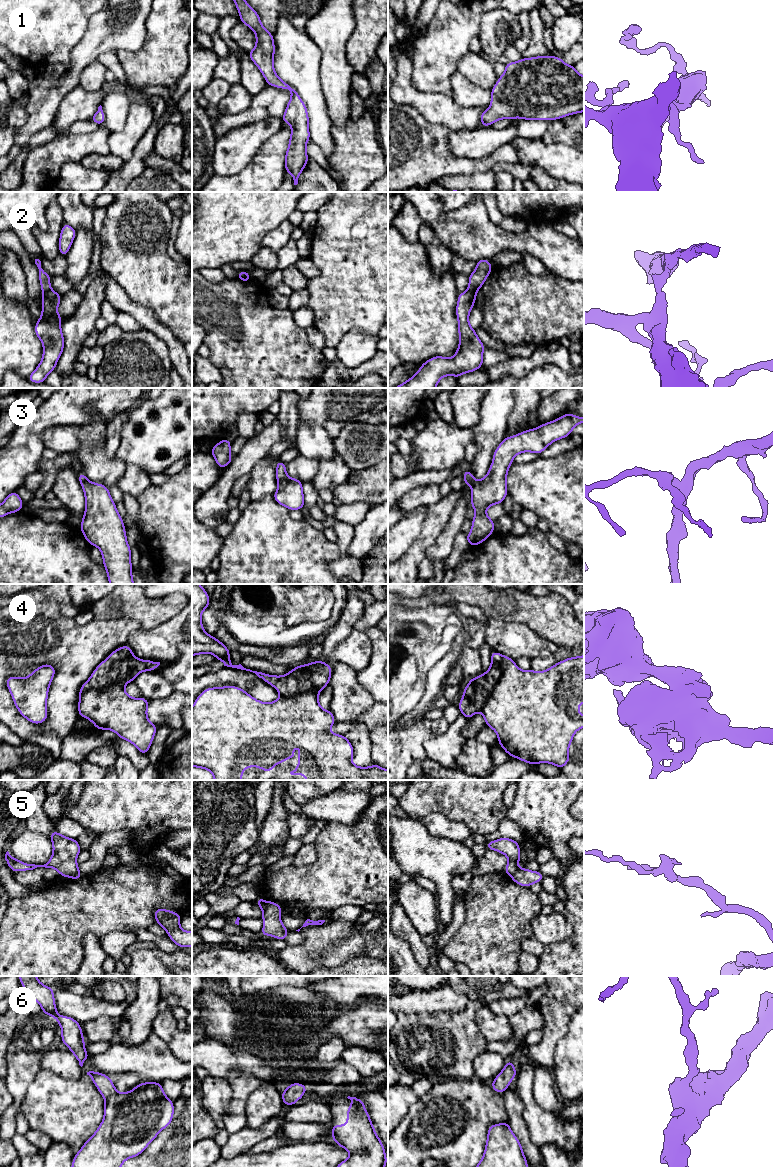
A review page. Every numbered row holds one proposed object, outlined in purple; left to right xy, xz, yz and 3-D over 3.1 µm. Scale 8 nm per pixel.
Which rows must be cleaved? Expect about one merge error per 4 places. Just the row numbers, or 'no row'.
2, 4, 5

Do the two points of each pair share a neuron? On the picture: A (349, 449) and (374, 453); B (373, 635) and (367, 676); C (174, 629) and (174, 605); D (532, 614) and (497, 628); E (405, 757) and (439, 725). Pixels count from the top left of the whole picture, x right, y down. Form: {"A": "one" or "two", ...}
{"A": "one", "B": "one", "C": "two", "D": "two", "E": "one"}

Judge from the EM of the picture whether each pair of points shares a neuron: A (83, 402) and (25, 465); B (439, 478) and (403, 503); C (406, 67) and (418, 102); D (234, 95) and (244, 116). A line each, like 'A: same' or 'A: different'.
A: same
B: different
C: same
D: different

